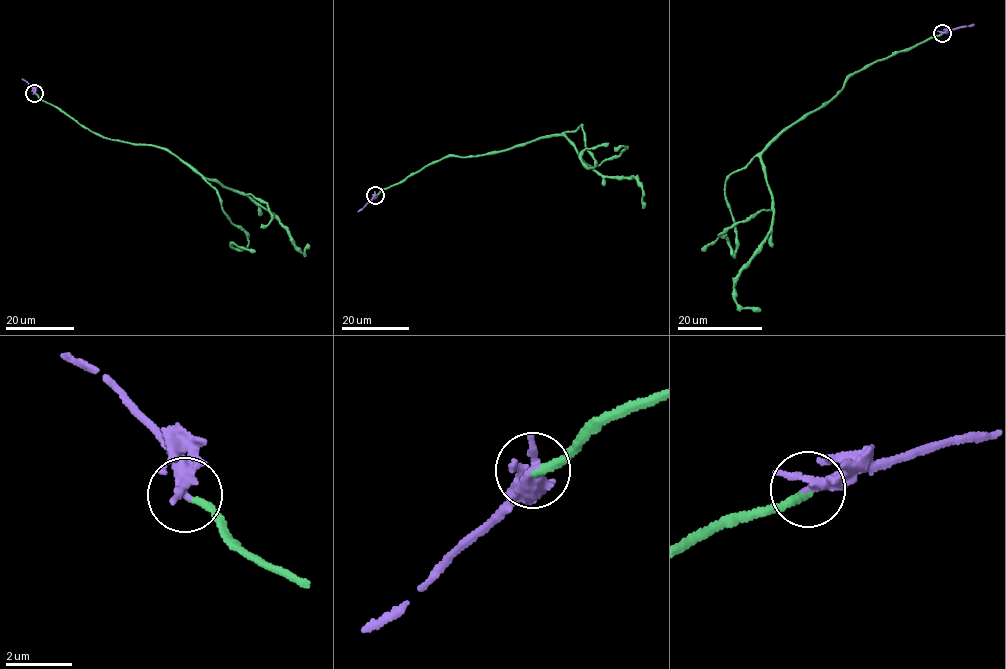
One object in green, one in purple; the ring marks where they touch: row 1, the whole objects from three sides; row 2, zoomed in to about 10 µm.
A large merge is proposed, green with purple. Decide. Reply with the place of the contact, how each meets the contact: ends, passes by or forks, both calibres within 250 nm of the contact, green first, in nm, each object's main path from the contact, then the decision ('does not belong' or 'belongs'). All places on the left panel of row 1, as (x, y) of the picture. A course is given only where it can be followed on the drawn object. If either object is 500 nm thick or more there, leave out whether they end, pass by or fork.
(34, 93) | green ends | purple passes by | 200/260 nm | green via (34, 93), (104, 138), (167, 149), (205, 177), (246, 194), (276, 215), (297, 250), (303, 253), (309, 245) | purple via (34, 93), (32, 87), (22, 79) | belongs

